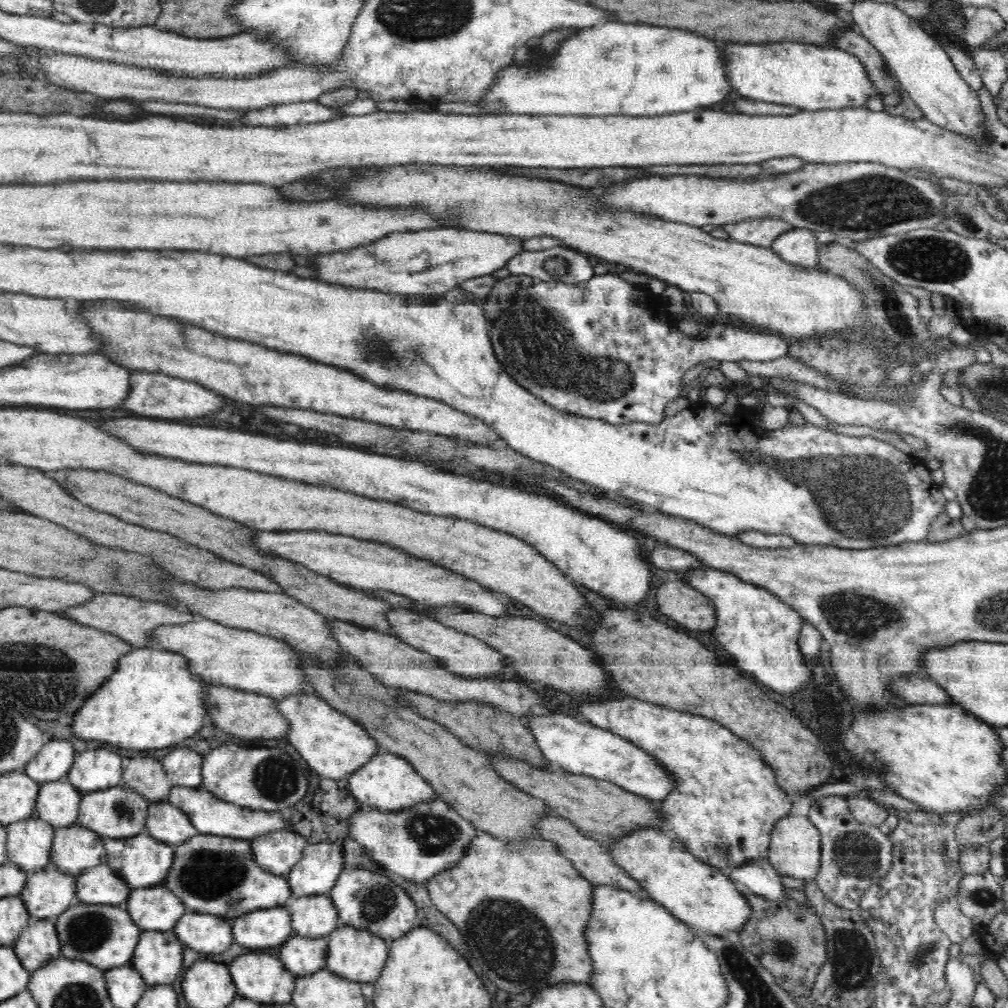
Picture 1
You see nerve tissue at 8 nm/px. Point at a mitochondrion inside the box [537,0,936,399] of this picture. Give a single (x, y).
(899, 320)

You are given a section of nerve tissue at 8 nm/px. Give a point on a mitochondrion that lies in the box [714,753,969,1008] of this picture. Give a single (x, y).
(851, 966)

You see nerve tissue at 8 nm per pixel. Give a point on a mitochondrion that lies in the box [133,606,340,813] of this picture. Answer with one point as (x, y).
(275, 778)

